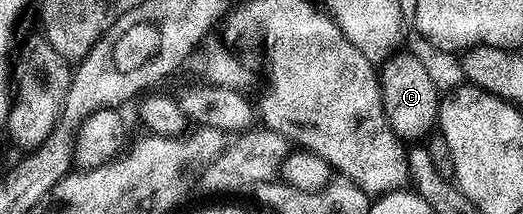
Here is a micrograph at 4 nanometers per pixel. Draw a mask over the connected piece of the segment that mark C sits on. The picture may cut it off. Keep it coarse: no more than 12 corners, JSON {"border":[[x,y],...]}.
{"border":[[415,54],[379,65],[385,118],[398,138],[437,125],[439,92]]}

